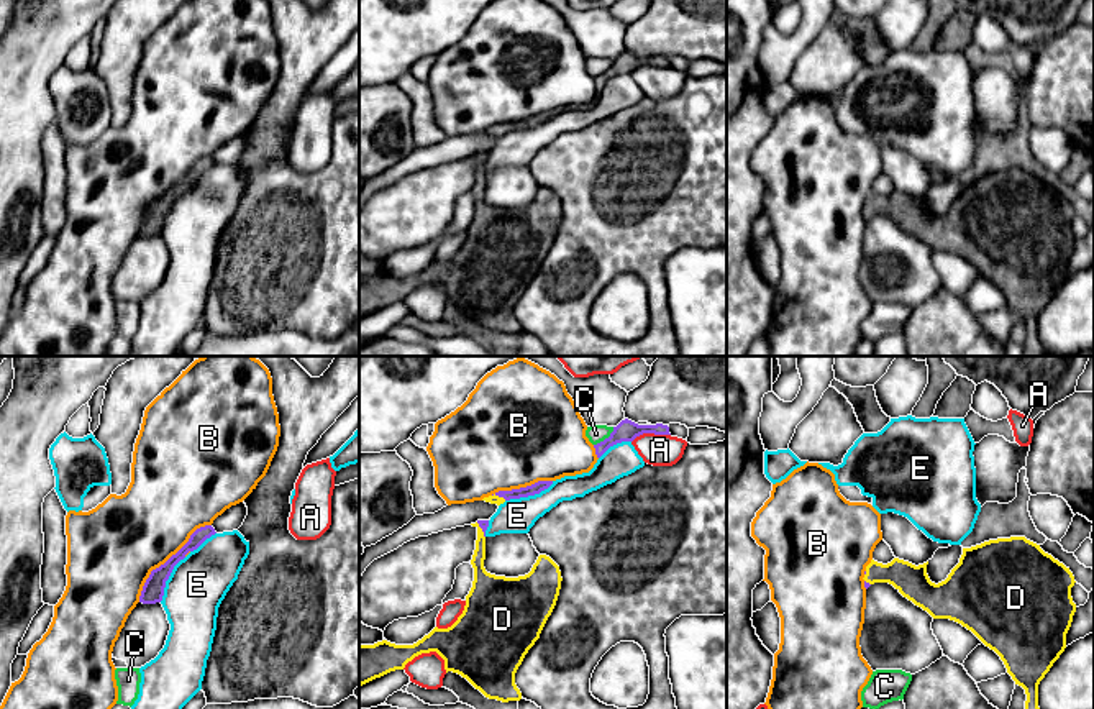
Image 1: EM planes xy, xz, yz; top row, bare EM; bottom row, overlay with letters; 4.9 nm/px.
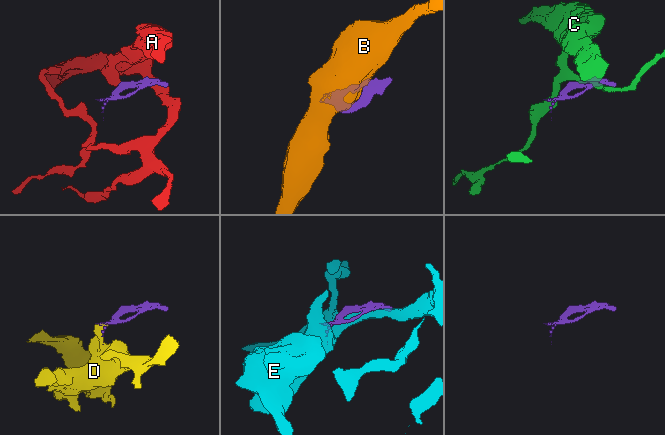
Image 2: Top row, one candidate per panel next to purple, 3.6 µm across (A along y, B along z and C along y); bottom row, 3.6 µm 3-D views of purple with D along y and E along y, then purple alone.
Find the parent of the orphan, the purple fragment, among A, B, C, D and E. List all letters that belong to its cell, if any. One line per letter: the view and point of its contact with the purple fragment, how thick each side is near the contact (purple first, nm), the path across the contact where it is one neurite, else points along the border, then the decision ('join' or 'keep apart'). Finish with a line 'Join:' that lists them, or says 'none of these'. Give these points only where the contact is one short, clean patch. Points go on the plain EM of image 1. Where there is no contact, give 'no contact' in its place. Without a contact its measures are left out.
A: contact xz (650, 64); calibres 110 and 160 nm; keep apart
B: contact xy (168, 192); calibres 110 and 420 nm; keep apart
C: contact xz (606, 71); calibres 110 and 90 nm; keep apart
D: contact xz (483, 163); calibres 50 and 100 nm; way xz (483, 156), (483, 163), (479, 207), (484, 214); join
E: contact xz (528, 127); calibres 60 and 180 nm; keep apart
Join: D

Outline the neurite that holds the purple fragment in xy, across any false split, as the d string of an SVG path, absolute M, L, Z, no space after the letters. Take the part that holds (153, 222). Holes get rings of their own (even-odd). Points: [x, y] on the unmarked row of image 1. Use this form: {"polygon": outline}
{"polygon": "M205 158L197 161L189 174L175 185L172 187L164 197L153 202L149 210L146 212L139 235L143 236L156 236L162 233L166 213L169 212L174 199L185 190L189 184L197 182L207 171L215 167L215 161L212 158Z"}

